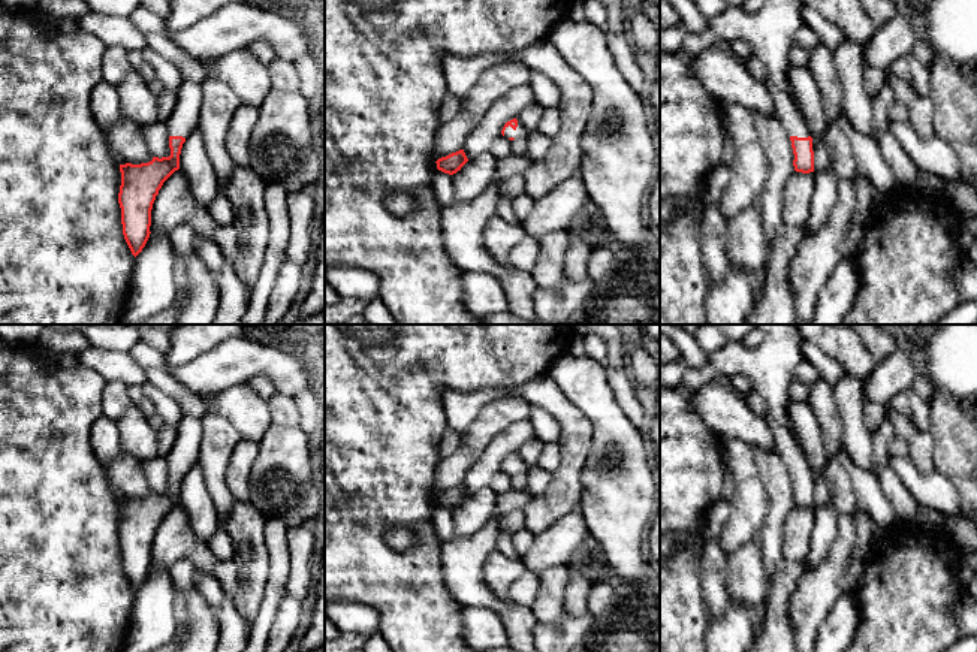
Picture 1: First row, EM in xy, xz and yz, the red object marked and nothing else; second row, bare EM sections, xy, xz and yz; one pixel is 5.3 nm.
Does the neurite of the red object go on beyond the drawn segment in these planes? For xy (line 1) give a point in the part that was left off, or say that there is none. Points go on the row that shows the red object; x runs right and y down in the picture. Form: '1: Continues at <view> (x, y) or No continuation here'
1: Continues at xy (184, 117)

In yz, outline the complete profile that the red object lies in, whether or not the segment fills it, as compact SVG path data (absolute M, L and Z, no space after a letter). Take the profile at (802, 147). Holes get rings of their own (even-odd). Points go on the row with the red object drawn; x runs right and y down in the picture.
M763 0L763 6L754 13L741 6L729 6L721 15L708 19L705 33L688 33L682 49L696 58L718 42L747 40L753 46L753 55L765 66L765 85L791 141L794 170L809 173L814 172L812 138L787 79L788 51L794 33L803 24L800 6L800 0Z

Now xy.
M183 79L177 103L166 121L169 135L169 157L153 157L148 163L120 164L121 185L118 203L124 239L136 257L150 238L151 209L163 182L180 169L183 144L197 129L202 105L202 85Z

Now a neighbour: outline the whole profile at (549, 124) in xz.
M543 109L537 132L554 139L561 130L561 114L558 109Z

